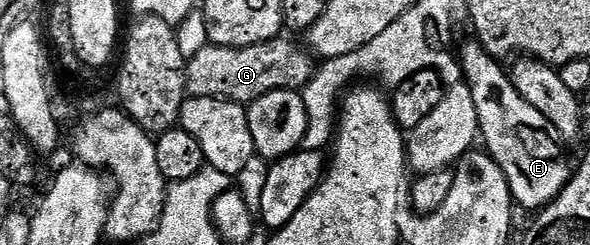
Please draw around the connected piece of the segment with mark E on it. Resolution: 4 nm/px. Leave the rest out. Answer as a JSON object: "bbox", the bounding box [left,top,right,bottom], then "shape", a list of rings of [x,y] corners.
{"bbox":[461,43,573,211],"shape":[[[478,43],[462,46],[461,66],[462,76],[465,78],[465,84],[470,87],[473,95],[473,103],[477,107],[479,116],[479,131],[481,141],[484,141],[486,152],[499,164],[501,171],[507,176],[507,182],[511,188],[511,200],[516,206],[523,209],[535,209],[542,211],[559,196],[559,192],[567,186],[573,172],[573,165],[567,162],[567,157],[563,154],[565,142],[563,136],[517,91],[517,87],[511,82],[508,70],[502,69],[500,62],[491,57],[483,50],[483,46]]]}

